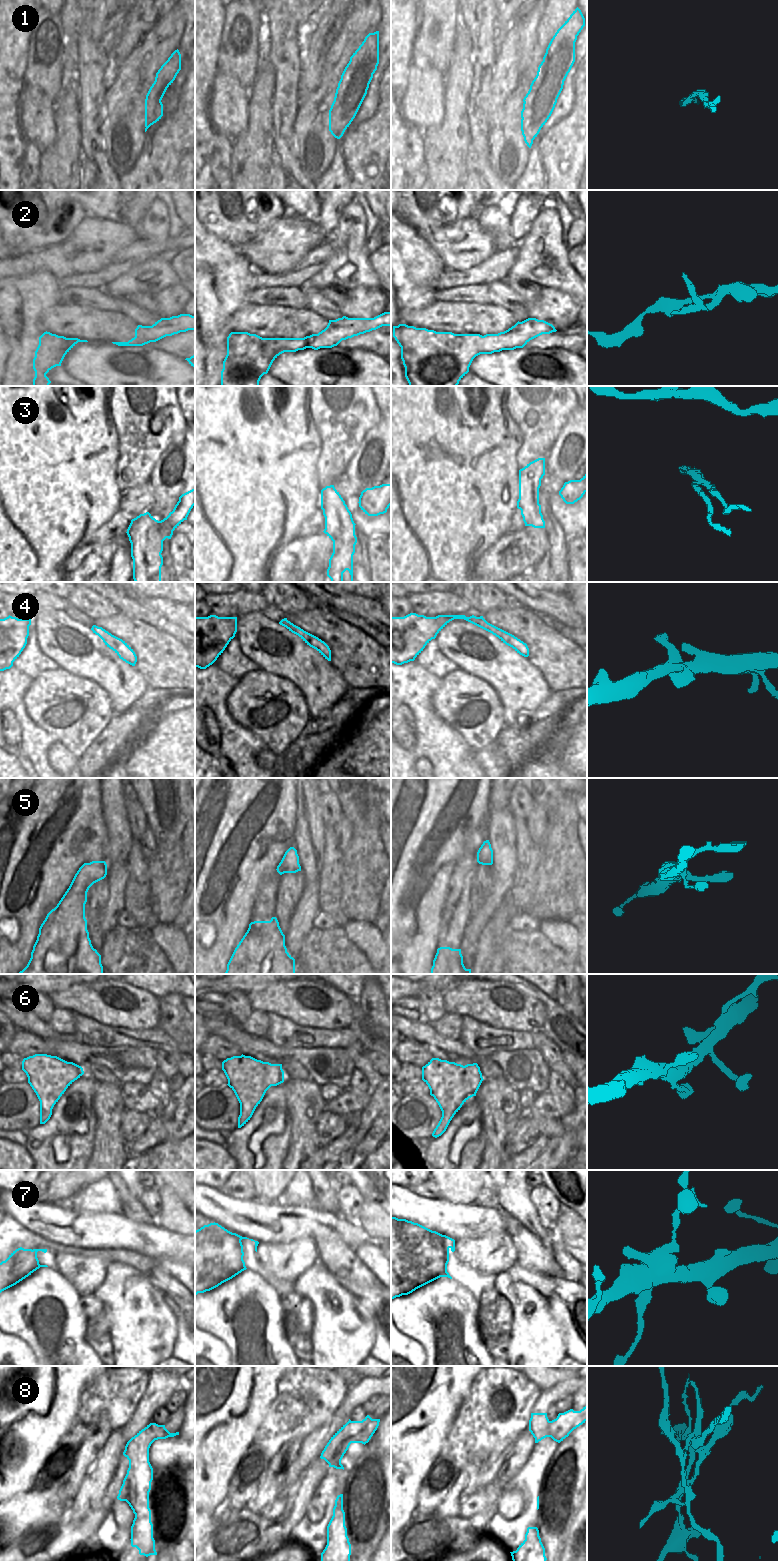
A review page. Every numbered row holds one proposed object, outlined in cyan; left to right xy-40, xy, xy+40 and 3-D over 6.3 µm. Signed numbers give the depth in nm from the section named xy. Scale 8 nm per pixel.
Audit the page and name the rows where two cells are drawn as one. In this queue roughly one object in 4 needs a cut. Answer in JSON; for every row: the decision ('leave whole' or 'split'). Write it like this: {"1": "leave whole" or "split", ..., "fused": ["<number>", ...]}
{"1": "split", "2": "leave whole", "3": "split", "4": "leave whole", "5": "leave whole", "6": "leave whole", "7": "split", "8": "split", "fused": ["1", "3", "7", "8"]}

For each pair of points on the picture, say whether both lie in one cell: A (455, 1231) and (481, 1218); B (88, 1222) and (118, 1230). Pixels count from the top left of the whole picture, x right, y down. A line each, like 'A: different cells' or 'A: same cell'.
A: same cell
B: same cell

